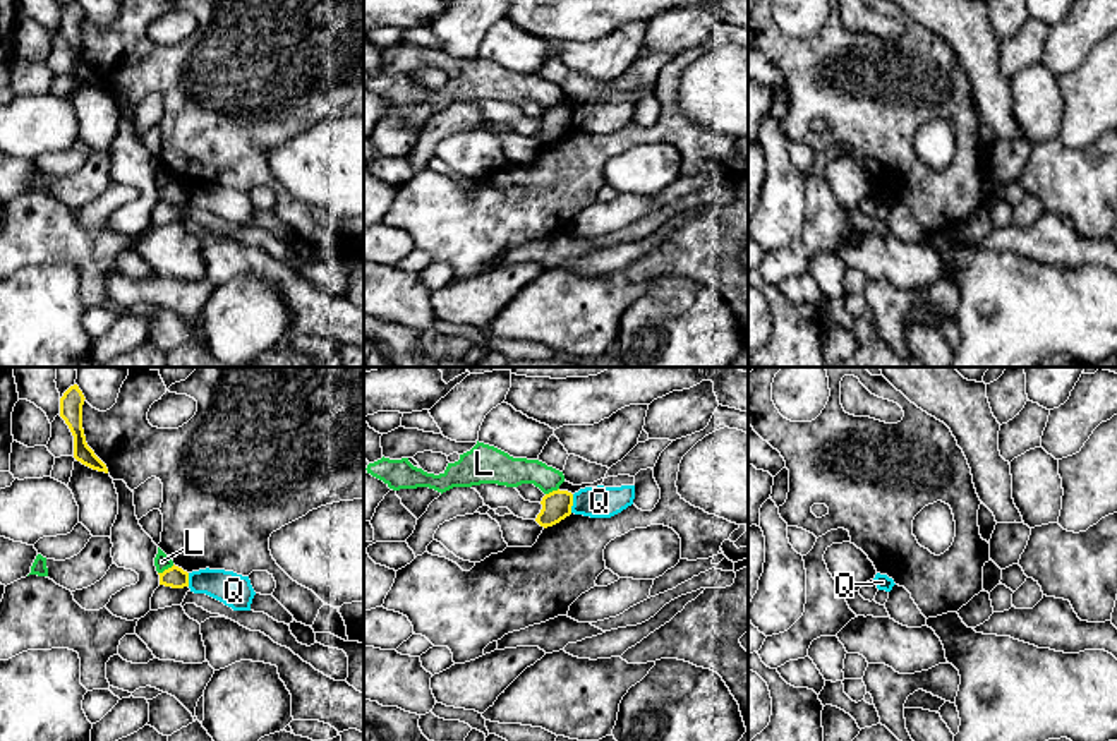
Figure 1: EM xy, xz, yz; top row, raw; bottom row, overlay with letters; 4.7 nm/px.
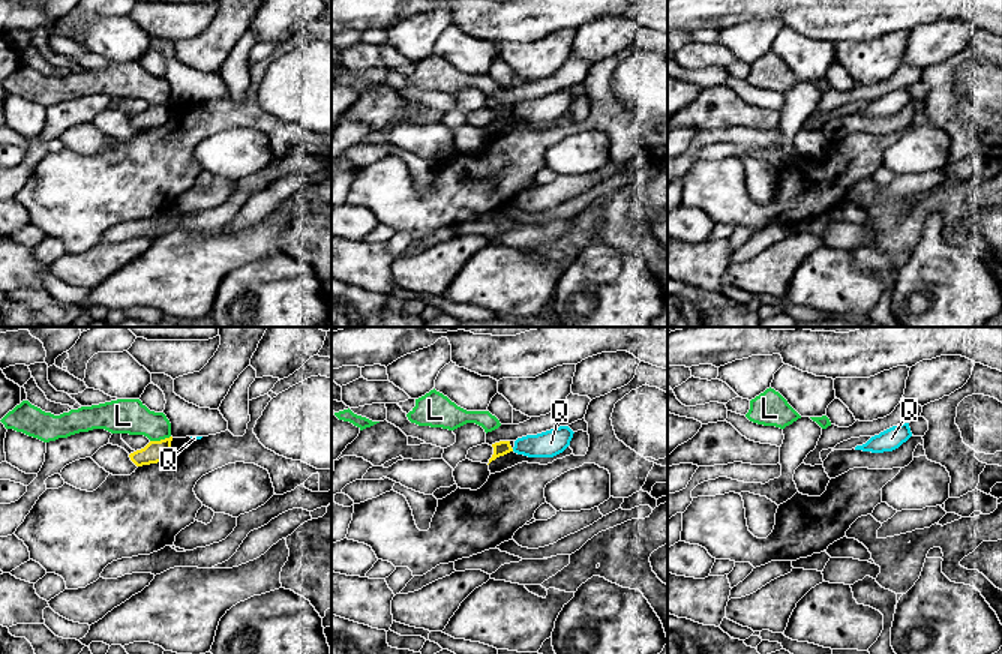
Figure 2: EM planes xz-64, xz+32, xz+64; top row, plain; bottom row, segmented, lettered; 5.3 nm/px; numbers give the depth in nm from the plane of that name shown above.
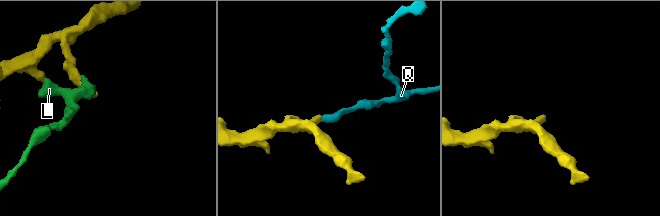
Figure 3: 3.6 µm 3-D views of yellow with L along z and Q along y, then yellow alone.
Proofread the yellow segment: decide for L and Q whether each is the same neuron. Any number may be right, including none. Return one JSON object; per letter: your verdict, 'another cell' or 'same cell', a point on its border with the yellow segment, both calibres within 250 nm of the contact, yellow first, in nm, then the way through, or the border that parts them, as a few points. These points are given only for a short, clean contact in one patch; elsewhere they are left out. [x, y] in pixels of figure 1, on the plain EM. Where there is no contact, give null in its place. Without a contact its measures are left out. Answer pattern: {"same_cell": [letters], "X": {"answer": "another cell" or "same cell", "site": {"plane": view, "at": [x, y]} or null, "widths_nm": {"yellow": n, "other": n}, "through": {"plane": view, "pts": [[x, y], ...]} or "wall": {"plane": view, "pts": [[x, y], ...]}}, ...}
{"same_cell": [], "L": {"answer": "another cell", "site": {"plane": "xy", "at": [165, 186]}, "widths_nm": {"yellow": 100, "other": 80}, "wall": {"plane": "xy", "pts": [[174, 180], [158, 189]]}}, "Q": {"answer": "another cell", "site": {"plane": "xz", "at": [572, 119]}, "widths_nm": {"yellow": 140, "other": 150}, "wall": {"plane": "xz", "pts": [[573, 110], [570, 127]]}}}

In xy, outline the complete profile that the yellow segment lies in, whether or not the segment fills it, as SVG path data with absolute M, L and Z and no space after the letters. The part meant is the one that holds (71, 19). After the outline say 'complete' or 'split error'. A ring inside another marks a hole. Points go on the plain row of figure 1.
M77 0L70 2L60 14L60 33L69 41L74 51L74 74L82 81L108 89L106 81L88 62L82 45L82 21L84 10Z; complete

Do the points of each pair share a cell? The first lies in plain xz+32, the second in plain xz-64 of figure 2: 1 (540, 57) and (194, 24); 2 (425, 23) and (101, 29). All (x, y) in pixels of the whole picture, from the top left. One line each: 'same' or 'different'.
1: different
2: different

